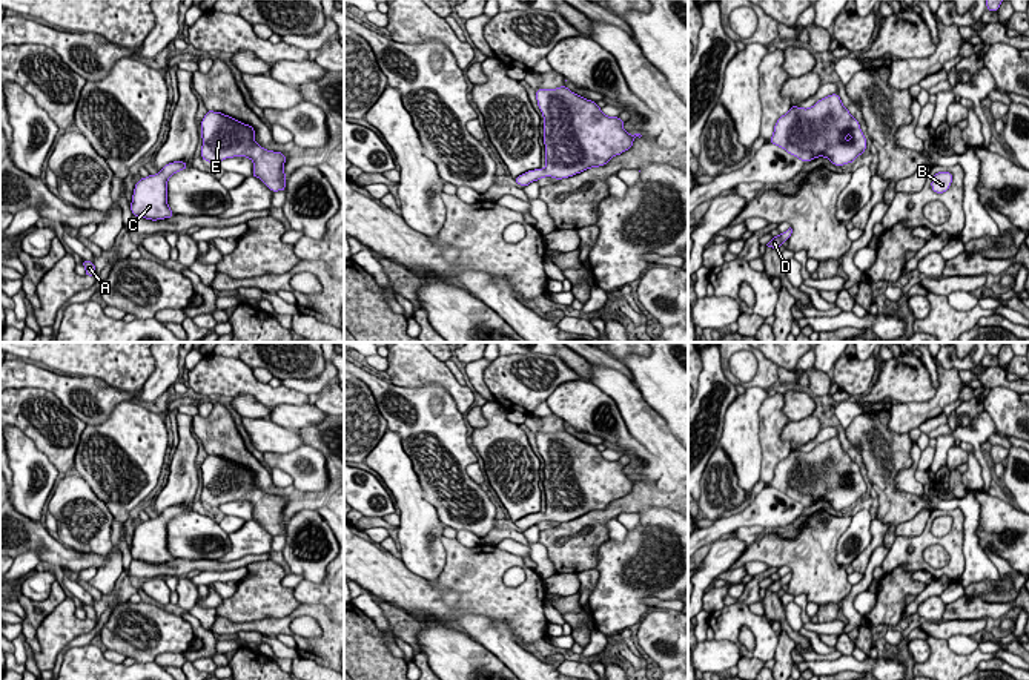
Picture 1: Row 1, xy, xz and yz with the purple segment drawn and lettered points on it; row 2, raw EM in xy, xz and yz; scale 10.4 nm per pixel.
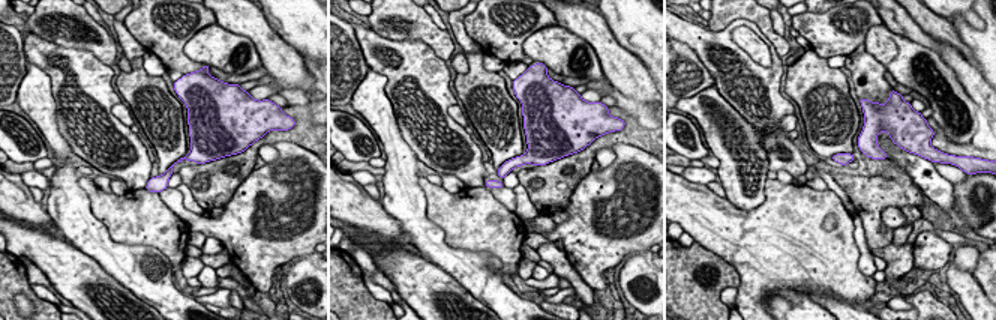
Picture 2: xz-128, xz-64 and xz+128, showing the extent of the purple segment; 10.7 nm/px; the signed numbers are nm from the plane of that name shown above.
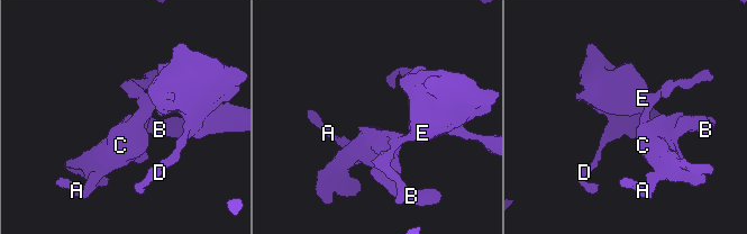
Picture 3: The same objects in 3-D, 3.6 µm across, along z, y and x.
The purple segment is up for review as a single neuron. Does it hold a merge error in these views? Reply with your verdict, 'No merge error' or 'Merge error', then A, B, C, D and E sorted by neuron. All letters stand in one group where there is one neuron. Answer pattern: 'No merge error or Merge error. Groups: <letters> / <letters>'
No merge error. Groups: A B C D E

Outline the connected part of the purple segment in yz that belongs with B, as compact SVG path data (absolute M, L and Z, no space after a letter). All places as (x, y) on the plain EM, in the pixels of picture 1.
M945 514L932 520L931 531L935 537L943 537L949 533L951 527L952 527L952 517Z

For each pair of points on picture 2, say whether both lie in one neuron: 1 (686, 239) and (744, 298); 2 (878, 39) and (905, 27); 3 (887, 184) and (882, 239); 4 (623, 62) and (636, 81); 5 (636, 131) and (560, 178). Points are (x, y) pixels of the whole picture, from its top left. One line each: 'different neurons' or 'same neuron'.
1: different neurons
2: different neurons
3: same neuron
4: same neuron
5: same neuron

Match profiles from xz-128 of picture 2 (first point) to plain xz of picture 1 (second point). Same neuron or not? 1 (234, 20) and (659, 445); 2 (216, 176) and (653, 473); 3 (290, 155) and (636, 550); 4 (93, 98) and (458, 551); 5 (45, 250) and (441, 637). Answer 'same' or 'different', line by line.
1: same
2: different
3: same
4: different
5: same

